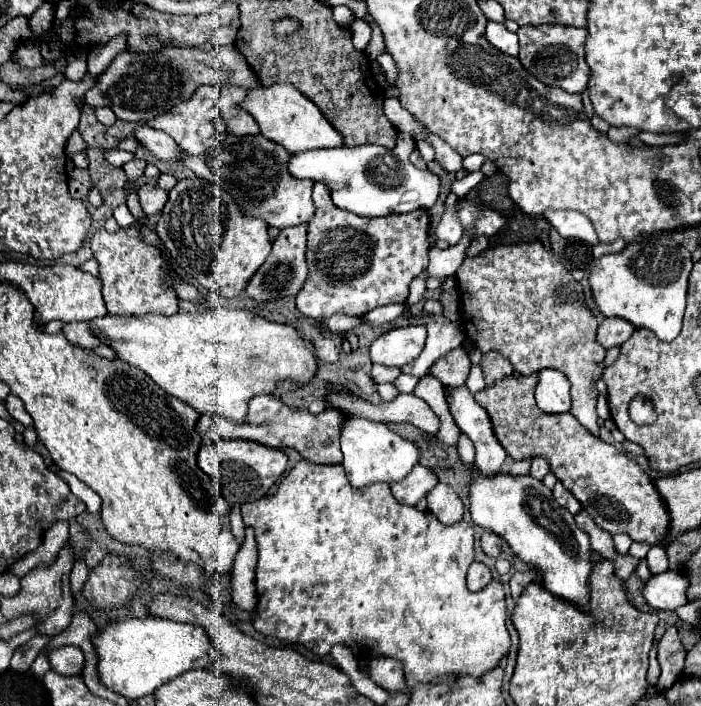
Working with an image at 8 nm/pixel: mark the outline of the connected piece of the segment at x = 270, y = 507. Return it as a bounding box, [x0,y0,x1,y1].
[241,462,509,684]

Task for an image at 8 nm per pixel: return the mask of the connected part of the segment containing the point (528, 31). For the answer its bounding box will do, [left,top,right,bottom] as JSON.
[519,24,589,92]

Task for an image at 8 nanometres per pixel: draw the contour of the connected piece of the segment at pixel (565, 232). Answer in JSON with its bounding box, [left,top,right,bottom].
[545,210,599,246]

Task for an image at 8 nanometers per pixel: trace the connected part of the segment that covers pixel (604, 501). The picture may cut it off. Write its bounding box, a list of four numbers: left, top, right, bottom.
[475,372,669,546]

